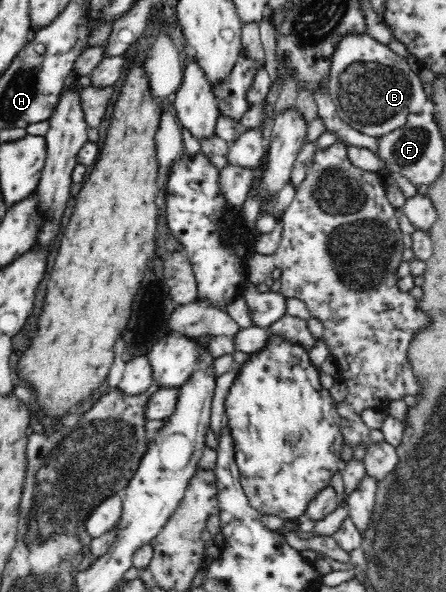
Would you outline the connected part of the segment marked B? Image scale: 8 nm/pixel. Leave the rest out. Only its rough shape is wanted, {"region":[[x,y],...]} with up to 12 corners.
{"region":[[369,35],[333,52],[328,94],[383,137],[427,101],[407,59]]}

